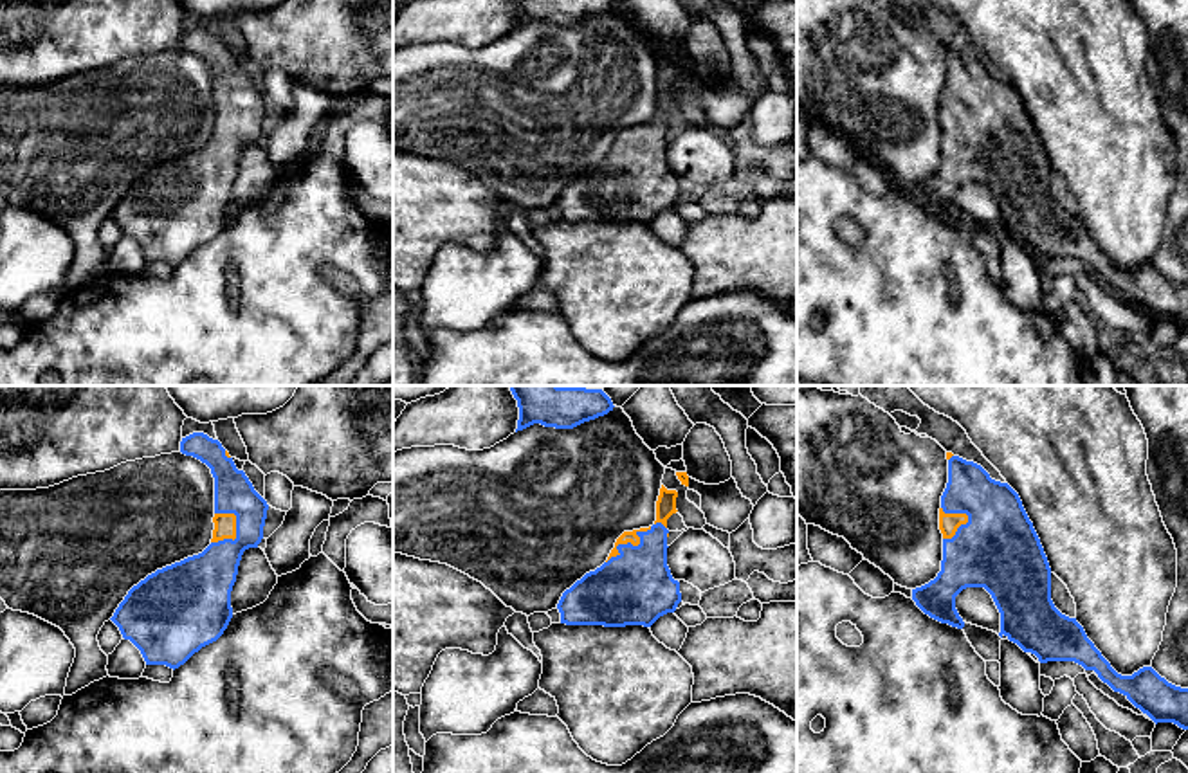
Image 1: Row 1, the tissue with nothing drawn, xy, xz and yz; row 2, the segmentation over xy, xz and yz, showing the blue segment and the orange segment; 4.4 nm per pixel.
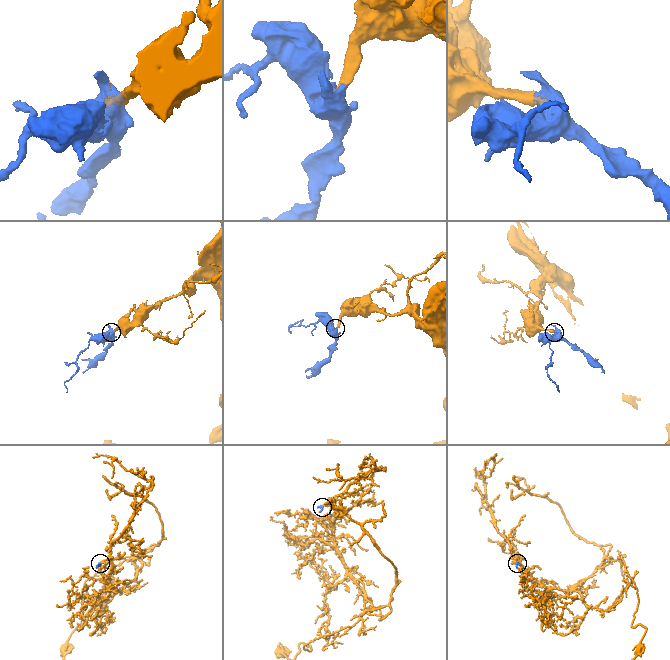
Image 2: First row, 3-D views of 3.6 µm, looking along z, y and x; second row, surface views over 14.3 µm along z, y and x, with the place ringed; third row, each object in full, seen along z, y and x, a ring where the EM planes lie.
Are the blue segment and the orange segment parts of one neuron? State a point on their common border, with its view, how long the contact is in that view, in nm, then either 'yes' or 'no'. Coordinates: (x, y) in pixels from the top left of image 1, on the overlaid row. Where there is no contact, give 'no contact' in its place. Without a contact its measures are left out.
meets blue in xz at (630, 543); contact 260 nm long; yes

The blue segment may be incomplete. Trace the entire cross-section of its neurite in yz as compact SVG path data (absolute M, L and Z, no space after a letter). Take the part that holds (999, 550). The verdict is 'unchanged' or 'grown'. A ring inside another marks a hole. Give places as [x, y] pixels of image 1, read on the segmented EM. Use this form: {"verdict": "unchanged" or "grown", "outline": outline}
{"verdict": "grown", "outline": "M946 452L946 459L948 483L939 508L941 571L928 584L912 589L916 605L934 620L963 629L964 622L955 609L955 596L966 587L984 587L1001 613L1001 638L1006 636L1024 652L1035 654L1040 663L1074 661L1085 670L1094 670L1103 683L1123 694L1156 724L1174 723L1188 730L1188 688L1168 683L1152 667L1143 667L1132 676L1118 674L1087 638L1076 618L1069 618L1055 607L1051 568L1019 494L1008 483L992 479L973 461L952 452Z"}

